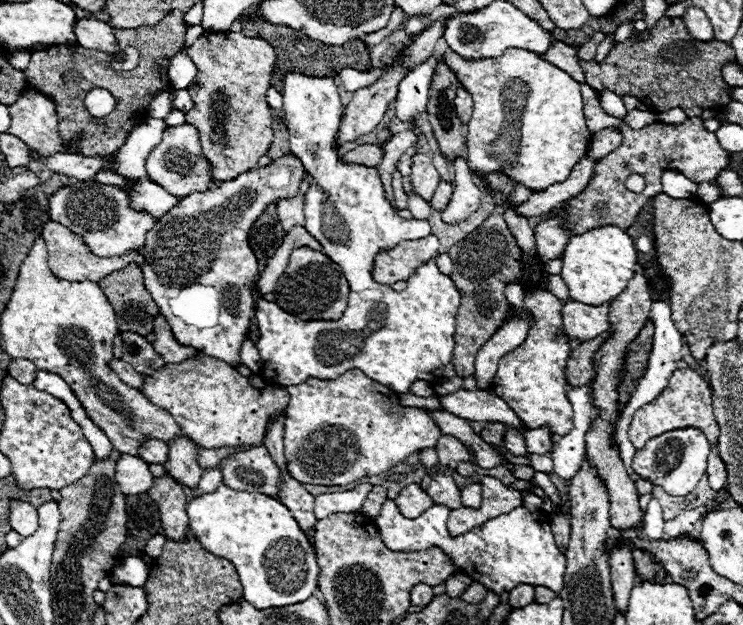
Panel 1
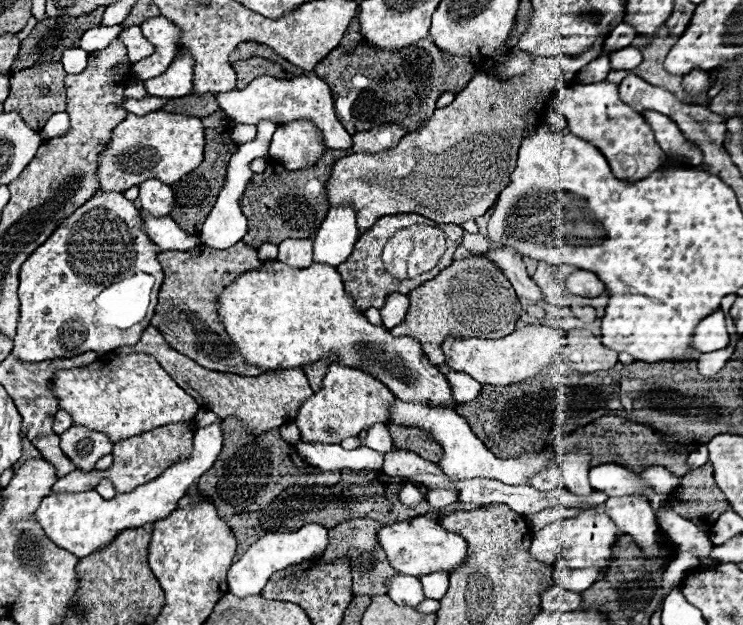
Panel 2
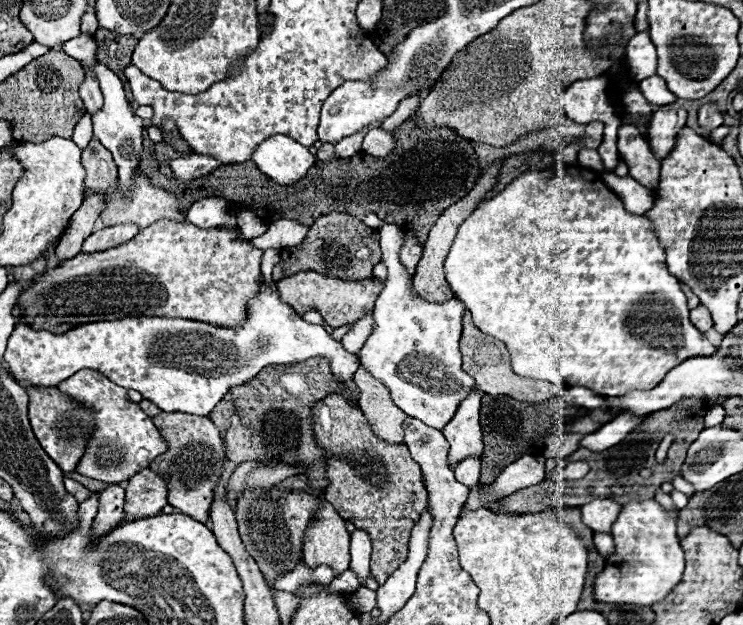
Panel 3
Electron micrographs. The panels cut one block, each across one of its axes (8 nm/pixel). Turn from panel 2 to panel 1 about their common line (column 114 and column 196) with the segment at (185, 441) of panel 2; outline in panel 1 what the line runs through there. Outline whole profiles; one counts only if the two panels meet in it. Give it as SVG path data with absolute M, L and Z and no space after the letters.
M178 436L168 442L170 446L170 458L164 462L166 472L182 486L194 490L198 488L198 482L204 474L204 468L198 464L200 446L188 440L186 436Z

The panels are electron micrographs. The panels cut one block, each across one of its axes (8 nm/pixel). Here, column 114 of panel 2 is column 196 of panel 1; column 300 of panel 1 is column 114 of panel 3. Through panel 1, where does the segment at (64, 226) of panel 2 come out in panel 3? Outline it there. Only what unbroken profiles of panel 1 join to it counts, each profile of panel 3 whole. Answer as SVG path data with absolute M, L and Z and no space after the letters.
M92 138L90 144L82 150L82 164L86 168L84 194L88 194L90 190L98 190L98 192L112 190L118 178L116 164L112 160L112 154L96 138Z

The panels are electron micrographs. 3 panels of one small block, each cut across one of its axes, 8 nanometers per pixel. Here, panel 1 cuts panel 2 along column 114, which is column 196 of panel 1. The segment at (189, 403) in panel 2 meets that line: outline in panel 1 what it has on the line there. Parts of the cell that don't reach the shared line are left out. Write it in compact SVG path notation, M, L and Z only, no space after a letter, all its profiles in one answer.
M206 354L186 358L184 362L178 364L166 364L162 370L158 370L158 374L150 374L150 378L144 378L142 394L146 394L148 402L154 402L154 406L166 408L166 412L178 422L180 430L186 436L194 438L194 442L200 444L202 448L222 448L222 446L240 446L240 444L258 446L262 444L268 420L276 412L288 406L286 388L268 386L264 392L258 392L248 384L248 380L242 374L238 374L236 368Z

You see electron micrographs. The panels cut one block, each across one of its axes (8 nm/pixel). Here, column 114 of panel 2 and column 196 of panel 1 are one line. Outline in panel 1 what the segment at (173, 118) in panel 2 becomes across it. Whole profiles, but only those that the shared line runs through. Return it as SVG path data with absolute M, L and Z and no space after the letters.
M192 124L182 126L170 126L164 132L164 138L146 158L146 172L148 178L160 184L164 190L168 190L174 196L188 196L192 192L204 192L210 188L218 188L222 182L212 178L212 164L206 160L202 148L200 148L200 134L198 128Z

